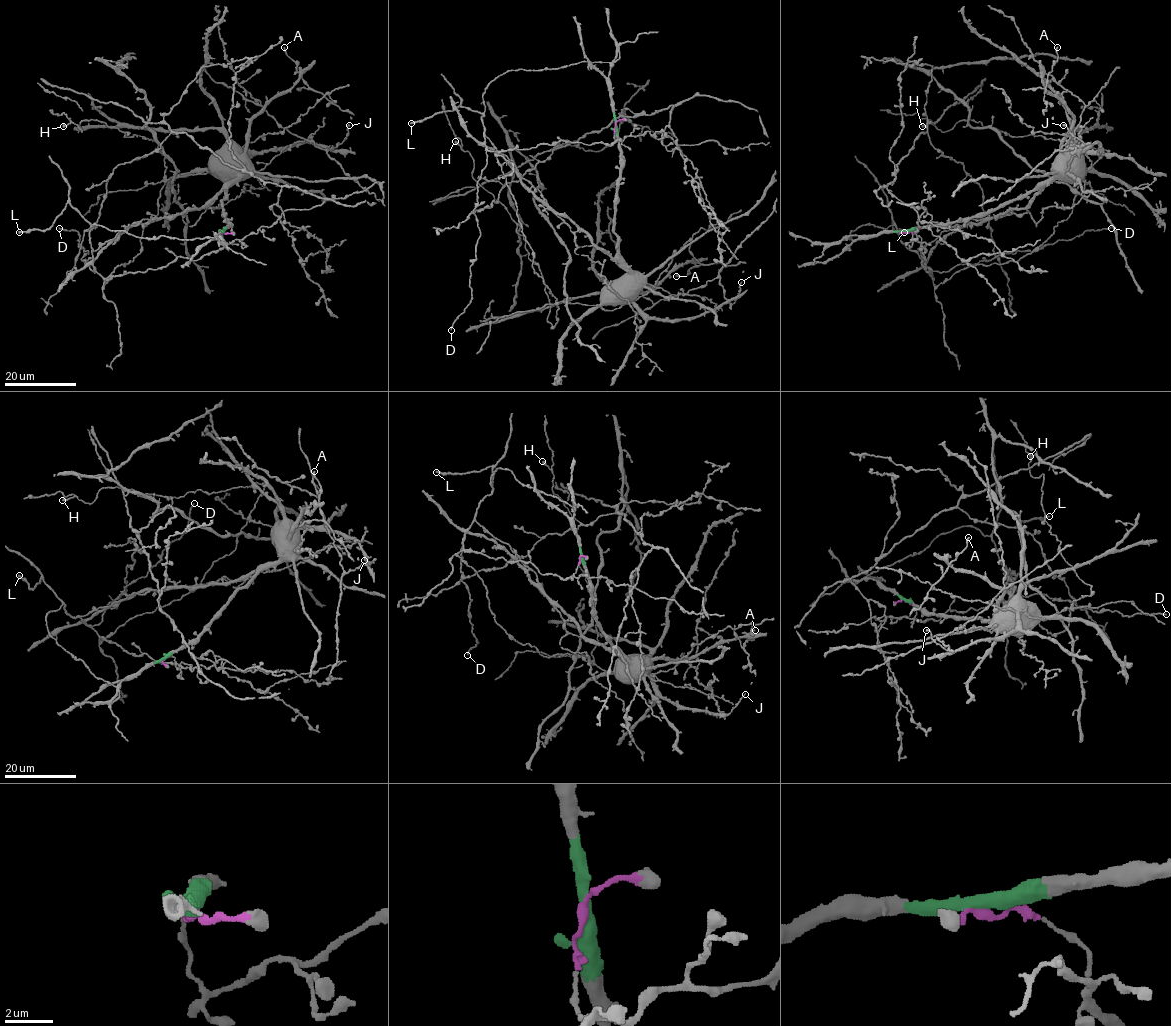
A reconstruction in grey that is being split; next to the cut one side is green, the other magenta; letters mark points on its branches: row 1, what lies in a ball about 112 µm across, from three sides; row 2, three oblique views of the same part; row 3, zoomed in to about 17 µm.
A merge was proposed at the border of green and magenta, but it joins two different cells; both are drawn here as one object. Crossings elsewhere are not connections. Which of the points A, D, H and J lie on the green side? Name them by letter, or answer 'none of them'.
A, J

